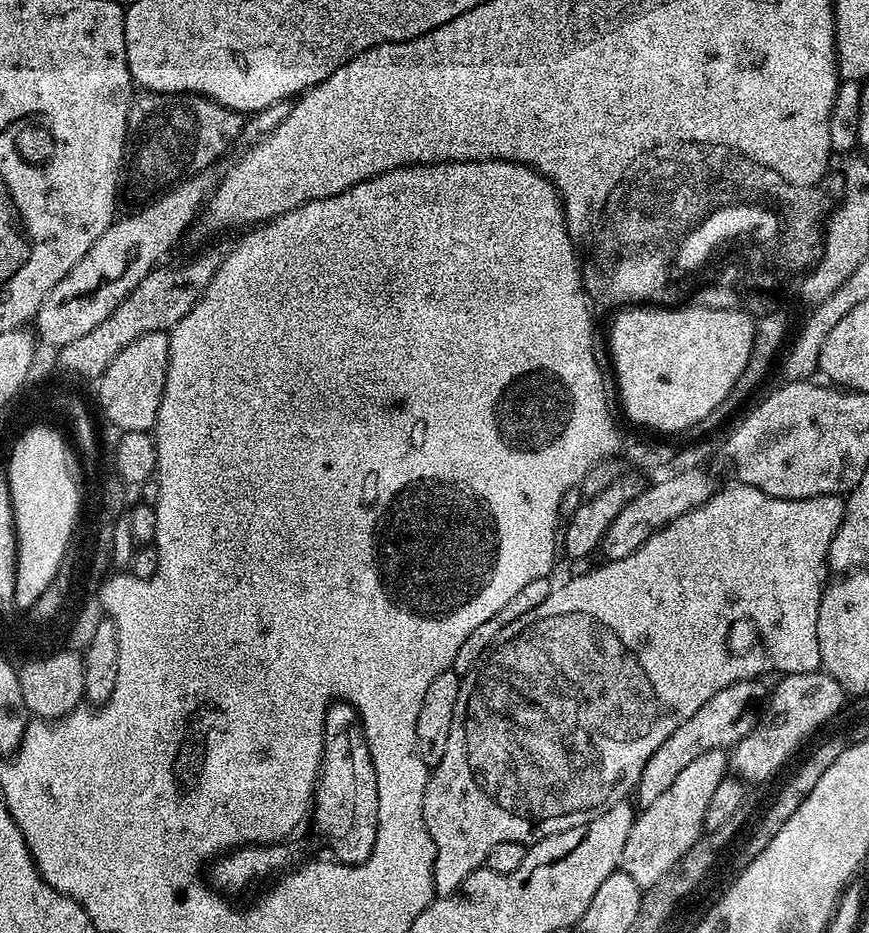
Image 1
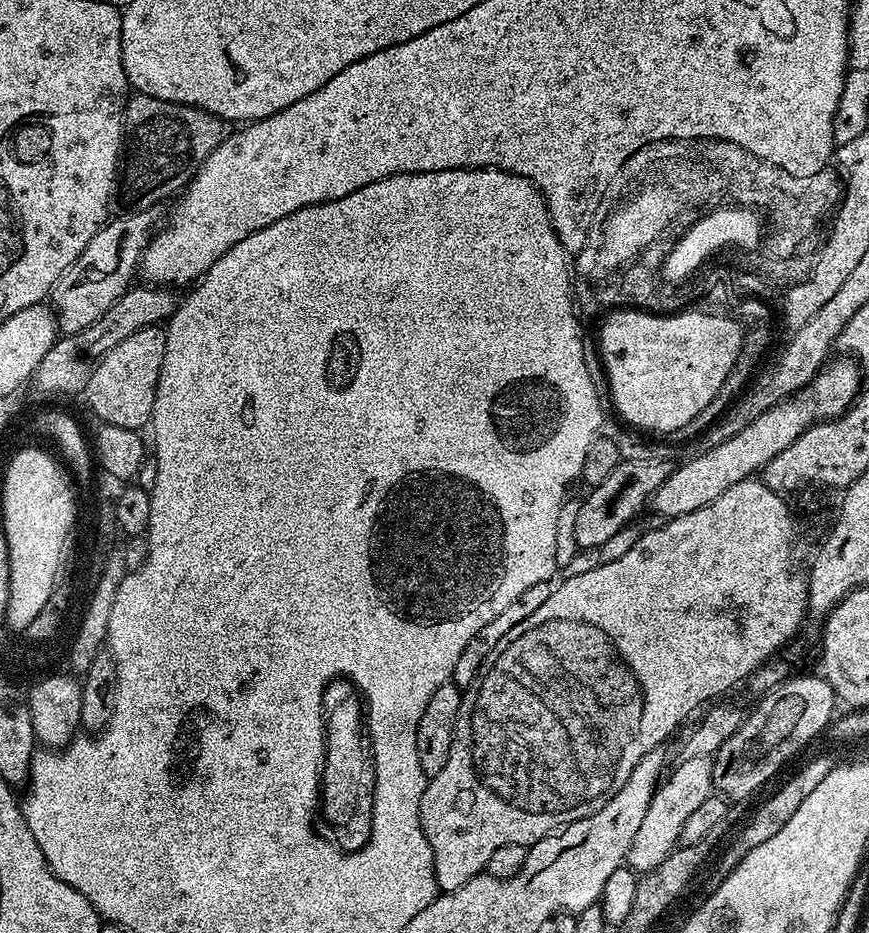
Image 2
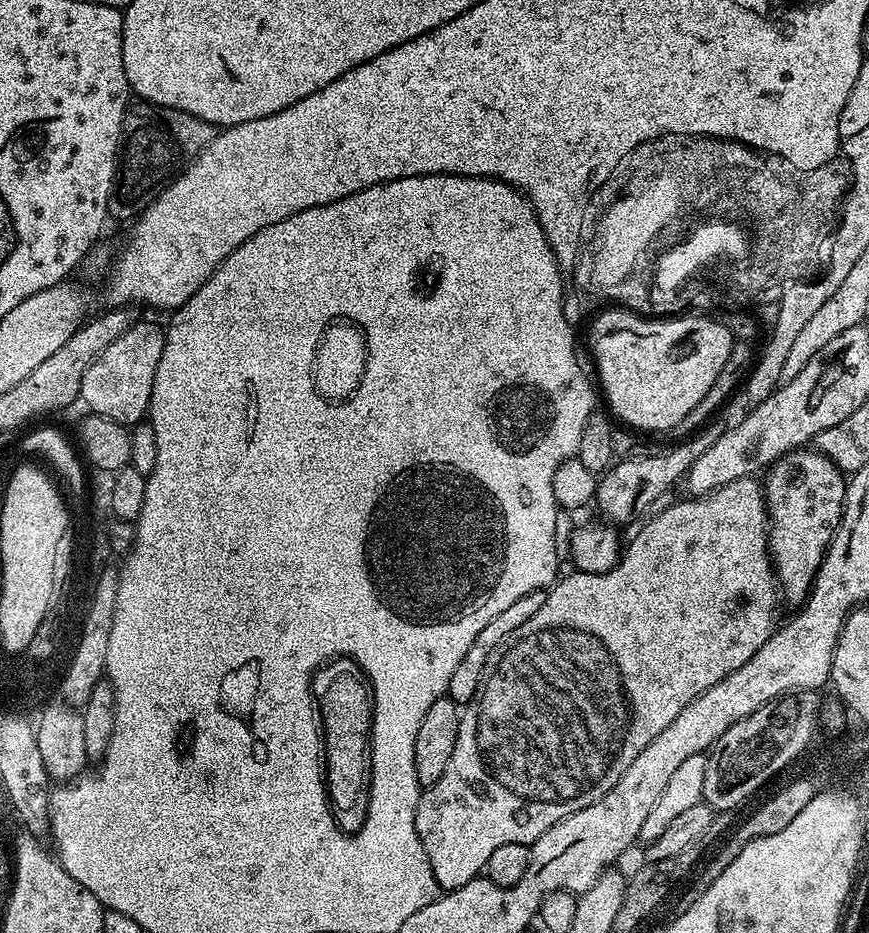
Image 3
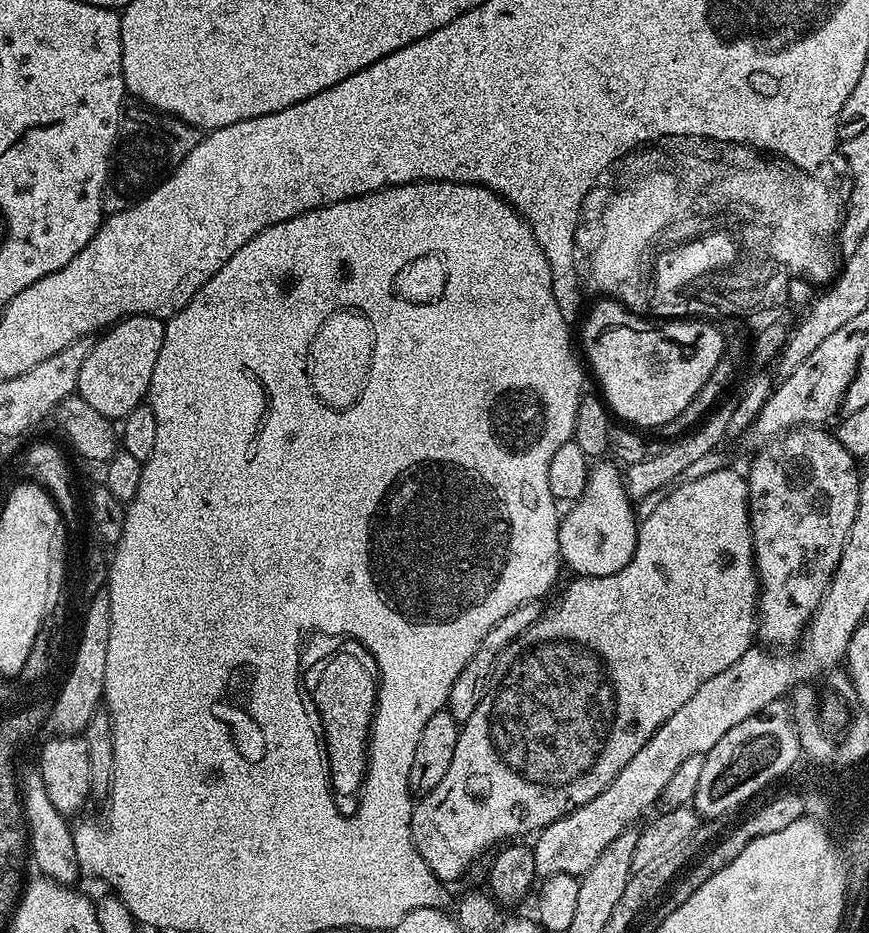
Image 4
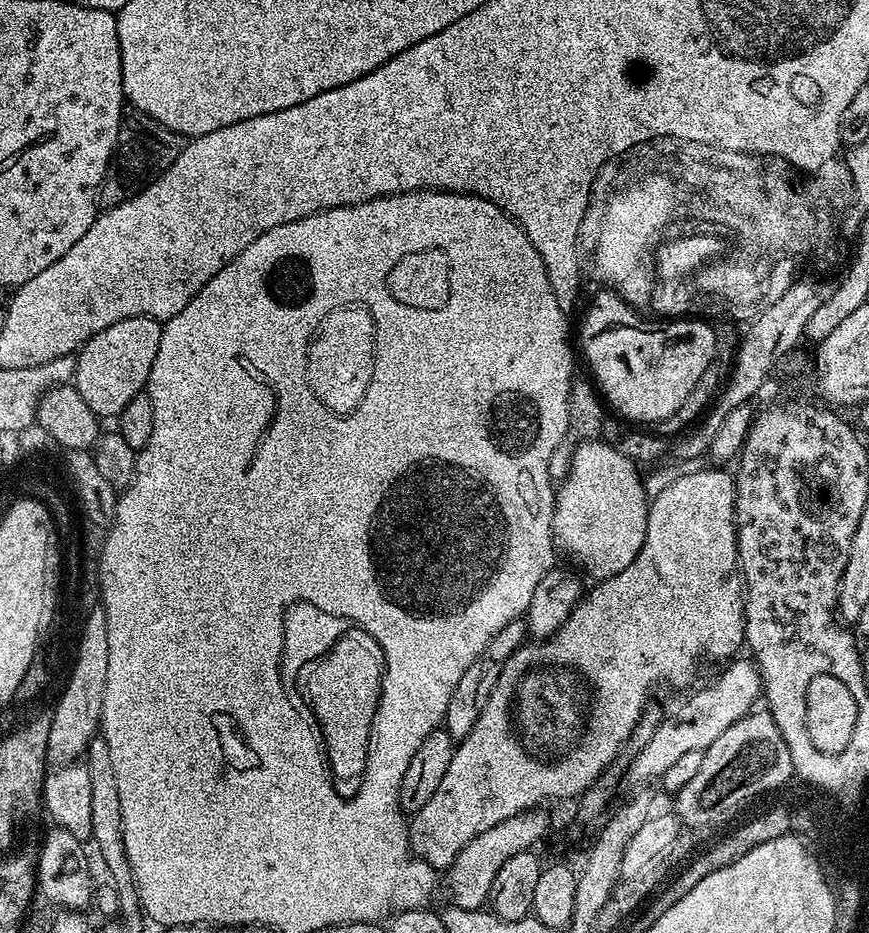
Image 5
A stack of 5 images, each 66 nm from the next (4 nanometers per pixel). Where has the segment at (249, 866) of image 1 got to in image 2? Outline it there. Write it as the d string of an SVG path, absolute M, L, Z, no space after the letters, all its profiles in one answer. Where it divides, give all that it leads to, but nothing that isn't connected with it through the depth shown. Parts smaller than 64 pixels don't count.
M343 673L334 677L336 684L330 688L334 704L330 706L330 738L326 744L326 750L320 754L320 766L318 766L318 786L314 799L316 806L312 810L310 824L312 831L318 835L319 843L329 852L342 852L344 854L358 854L366 850L366 844L375 836L375 819L372 816L375 813L375 796L379 791L377 770L379 761L377 759L376 745L371 742L373 734L373 724L371 724L371 705L372 702L367 699L368 693L360 692L362 690L359 681L351 674Z

